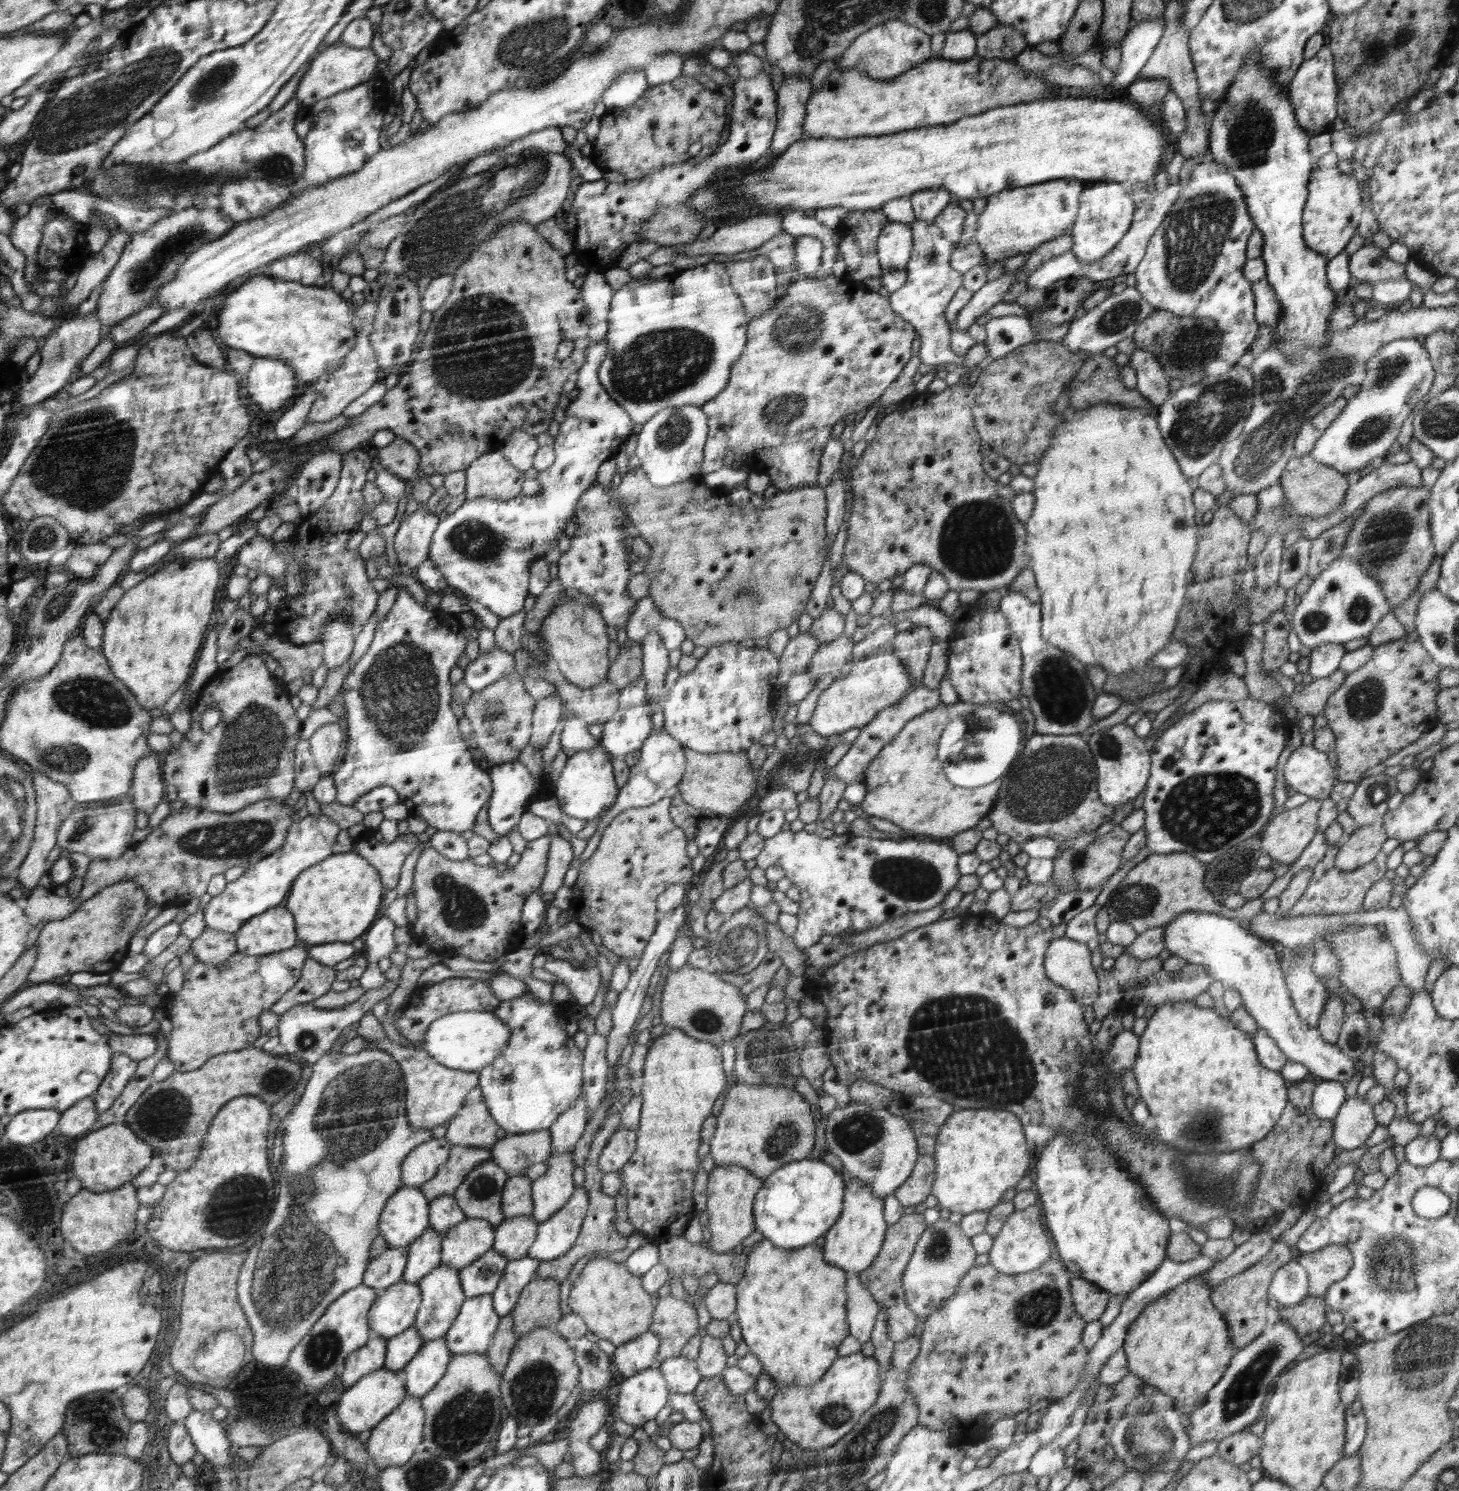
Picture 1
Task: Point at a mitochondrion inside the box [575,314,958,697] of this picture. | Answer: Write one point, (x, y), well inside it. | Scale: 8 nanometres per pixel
(653, 366)

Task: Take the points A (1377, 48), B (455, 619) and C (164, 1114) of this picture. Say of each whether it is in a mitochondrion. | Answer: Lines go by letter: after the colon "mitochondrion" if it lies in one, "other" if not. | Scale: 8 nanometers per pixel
A: mitochondrion
B: other
C: mitochondrion

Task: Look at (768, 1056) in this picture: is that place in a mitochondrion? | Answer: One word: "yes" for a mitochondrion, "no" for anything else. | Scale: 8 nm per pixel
yes

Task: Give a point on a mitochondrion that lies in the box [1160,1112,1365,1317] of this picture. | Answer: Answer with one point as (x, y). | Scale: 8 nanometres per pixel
(1203, 1185)

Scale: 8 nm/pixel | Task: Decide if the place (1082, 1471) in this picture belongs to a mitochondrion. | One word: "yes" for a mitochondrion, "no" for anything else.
no

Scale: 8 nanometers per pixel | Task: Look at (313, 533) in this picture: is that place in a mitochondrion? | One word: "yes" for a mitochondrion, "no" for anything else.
no

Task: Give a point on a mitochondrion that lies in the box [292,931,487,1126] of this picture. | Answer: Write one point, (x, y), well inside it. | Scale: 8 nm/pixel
(308, 1040)

